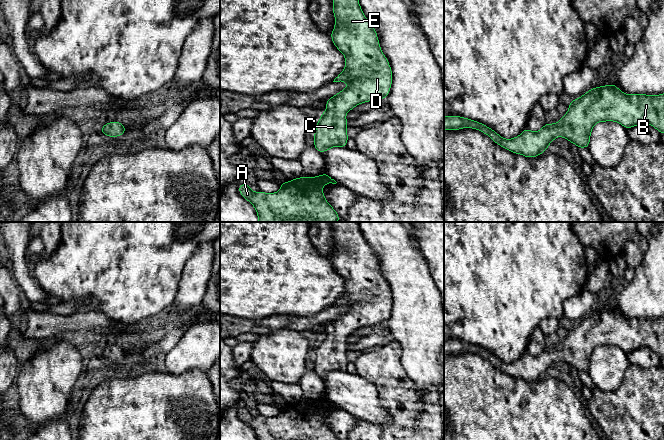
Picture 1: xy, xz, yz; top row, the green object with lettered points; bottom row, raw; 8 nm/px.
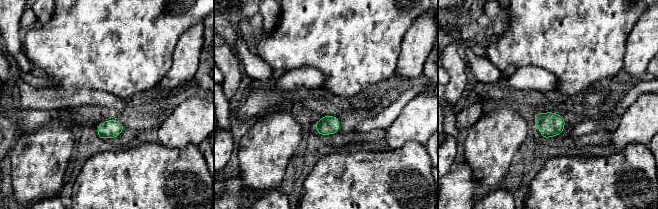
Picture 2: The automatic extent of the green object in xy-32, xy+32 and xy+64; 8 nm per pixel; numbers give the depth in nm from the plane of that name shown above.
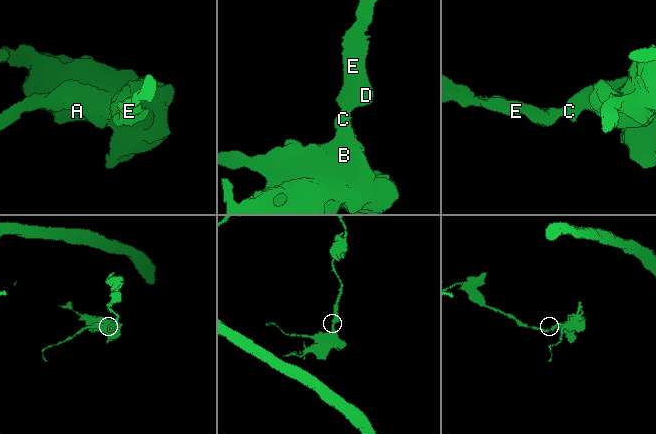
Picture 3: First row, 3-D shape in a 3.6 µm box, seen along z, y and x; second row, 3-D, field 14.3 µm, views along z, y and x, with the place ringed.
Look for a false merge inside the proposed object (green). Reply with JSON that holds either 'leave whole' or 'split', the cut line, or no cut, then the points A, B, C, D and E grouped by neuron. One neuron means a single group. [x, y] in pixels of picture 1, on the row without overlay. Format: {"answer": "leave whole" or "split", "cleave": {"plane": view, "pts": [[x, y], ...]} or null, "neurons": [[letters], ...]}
{"answer": "leave whole", "cleave": null, "neurons": [["A", "B", "C", "D", "E"]]}

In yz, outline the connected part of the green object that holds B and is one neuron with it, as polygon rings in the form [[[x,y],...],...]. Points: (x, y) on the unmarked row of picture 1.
[[[614,307],[595,311],[580,322],[571,324],[567,337],[556,348],[546,347],[537,356],[532,356],[525,352],[520,359],[512,363],[502,362],[490,351],[461,340],[444,340],[444,354],[476,353],[488,359],[496,368],[506,374],[532,382],[546,376],[549,368],[558,360],[567,363],[570,367],[574,367],[578,372],[588,372],[594,349],[598,346],[606,345],[620,347],[626,353],[648,347],[662,359],[664,358],[664,317],[660,319],[625,318]]]

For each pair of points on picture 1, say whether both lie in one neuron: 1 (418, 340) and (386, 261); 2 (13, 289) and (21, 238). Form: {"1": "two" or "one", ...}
{"1": "one", "2": "two"}

